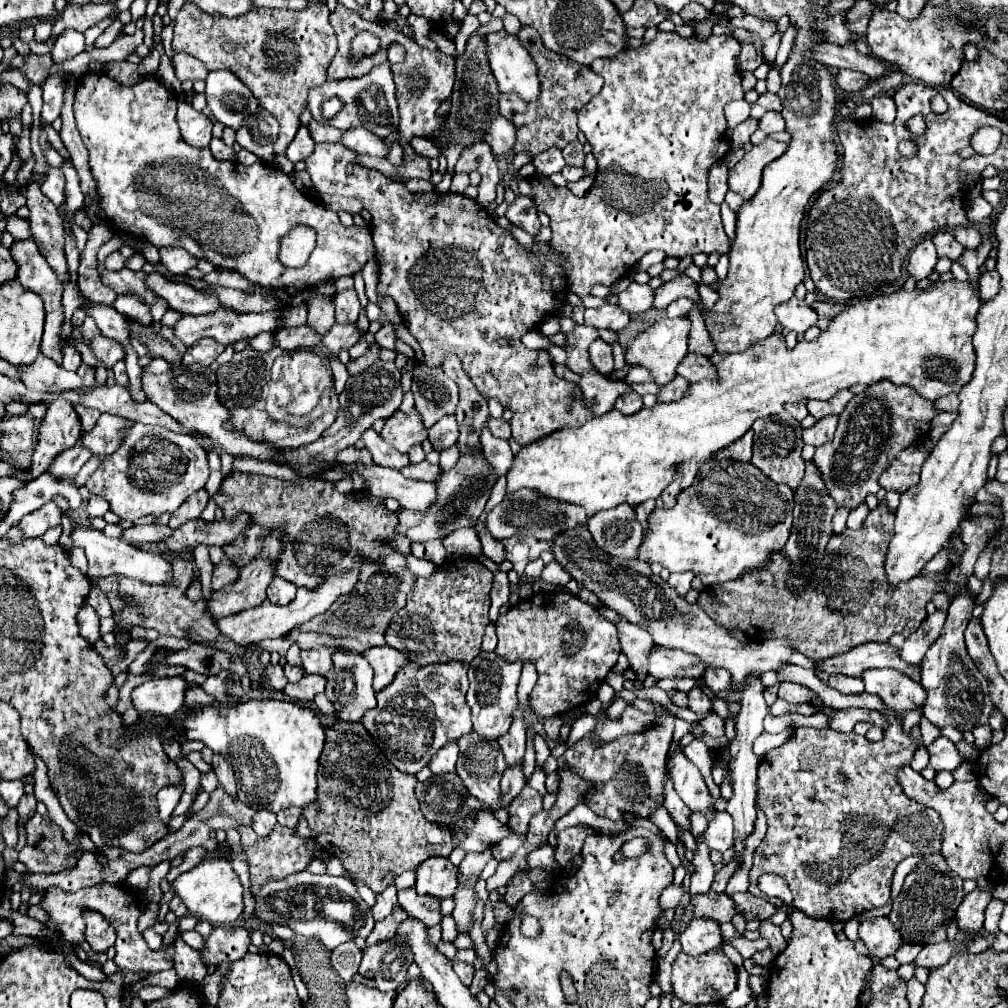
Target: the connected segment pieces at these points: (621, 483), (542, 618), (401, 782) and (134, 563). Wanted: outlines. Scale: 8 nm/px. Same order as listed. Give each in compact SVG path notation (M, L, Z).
M937 281L927 289L895 291L891 295L879 295L867 301L853 303L843 313L833 317L829 327L815 341L799 341L795 349L787 351L781 333L767 337L751 345L743 353L727 355L717 363L719 383L691 383L689 395L681 403L659 403L653 409L643 407L639 413L625 417L617 409L589 419L585 425L561 431L537 439L521 447L513 459L513 467L507 471L507 491L515 493L521 487L537 491L539 495L581 505L587 517L601 509L611 509L621 503L639 505L647 499L657 499L661 491L671 483L675 467L683 461L705 461L711 453L731 445L735 439L751 429L759 417L777 415L789 401L803 399L829 399L839 389L849 389L855 383L871 385L881 379L891 379L897 385L909 385L919 395L935 401L947 393L959 393L975 371L973 333L977 329L975 317L983 305L979 289L969 281Z
M545 591L523 599L515 607L509 609L507 615L497 619L497 637L499 645L495 649L497 655L505 657L507 661L533 661L539 673L537 685L531 691L531 709L537 711L541 717L553 717L567 713L587 701L595 699L597 689L605 681L607 673L619 659L621 643L617 637L617 627L599 615L589 603L583 603L579 597L567 591Z
M339 721L327 727L327 741L325 751L321 753L317 779L317 799L303 811L305 819L311 825L315 843L319 843L327 853L341 859L353 881L365 881L375 893L381 893L387 885L391 885L399 873L417 869L429 857L449 857L449 853L455 849L449 827L423 817L419 801L415 797L417 775L397 771L397 767L385 759L385 755L381 753L377 743L373 743L371 735L363 729L361 723Z
M75 525L73 527L73 543L75 547L81 547L89 559L89 569L87 575L95 577L95 575L127 575L145 583L167 583L173 577L173 569L169 567L169 563L153 553L145 553L135 549L129 543L123 543L119 539L111 539L105 537L103 531L97 531L89 525Z

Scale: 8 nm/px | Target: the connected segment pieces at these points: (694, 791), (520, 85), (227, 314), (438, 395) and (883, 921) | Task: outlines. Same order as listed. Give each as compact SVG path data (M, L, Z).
M677 749L673 753L671 761L667 763L667 769L673 777L675 791L685 801L685 805L693 813L703 813L709 821L713 821L717 815L717 809L713 805L711 793L699 773L699 769L683 755L681 749Z
M505 29L487 35L489 45L489 63L493 67L493 75L499 83L501 93L517 93L525 101L537 101L541 95L541 81L537 77L537 63L531 59L527 49L515 35L509 35Z
M215 311L209 315L183 315L173 333L187 347L193 347L203 337L213 337L223 345L229 345L239 339L255 337L261 331L271 331L277 327L277 319L269 313L233 313L233 311Z
M419 363L413 369L411 393L415 397L415 409L427 429L441 417L455 413L459 401L455 381L449 379L443 369L427 367L425 363Z
M887 917L861 921L859 937L865 943L871 959L883 959L883 957L895 955L895 951L903 943L901 933L893 927L893 923Z

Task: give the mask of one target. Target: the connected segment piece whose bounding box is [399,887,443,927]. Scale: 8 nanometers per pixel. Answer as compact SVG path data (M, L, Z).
M415 887L399 891L399 905L413 917L421 919L427 927L441 923L441 905L437 899L429 899L427 895L417 895Z

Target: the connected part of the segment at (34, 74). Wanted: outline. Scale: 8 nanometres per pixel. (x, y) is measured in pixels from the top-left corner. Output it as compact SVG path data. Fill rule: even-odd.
M17 55L13 61L11 61L11 67L17 67L21 69L29 81L33 81L35 85L43 85L47 81L47 75L49 75L49 69L51 69L53 61L51 61L51 55L29 55L29 57L21 57Z

